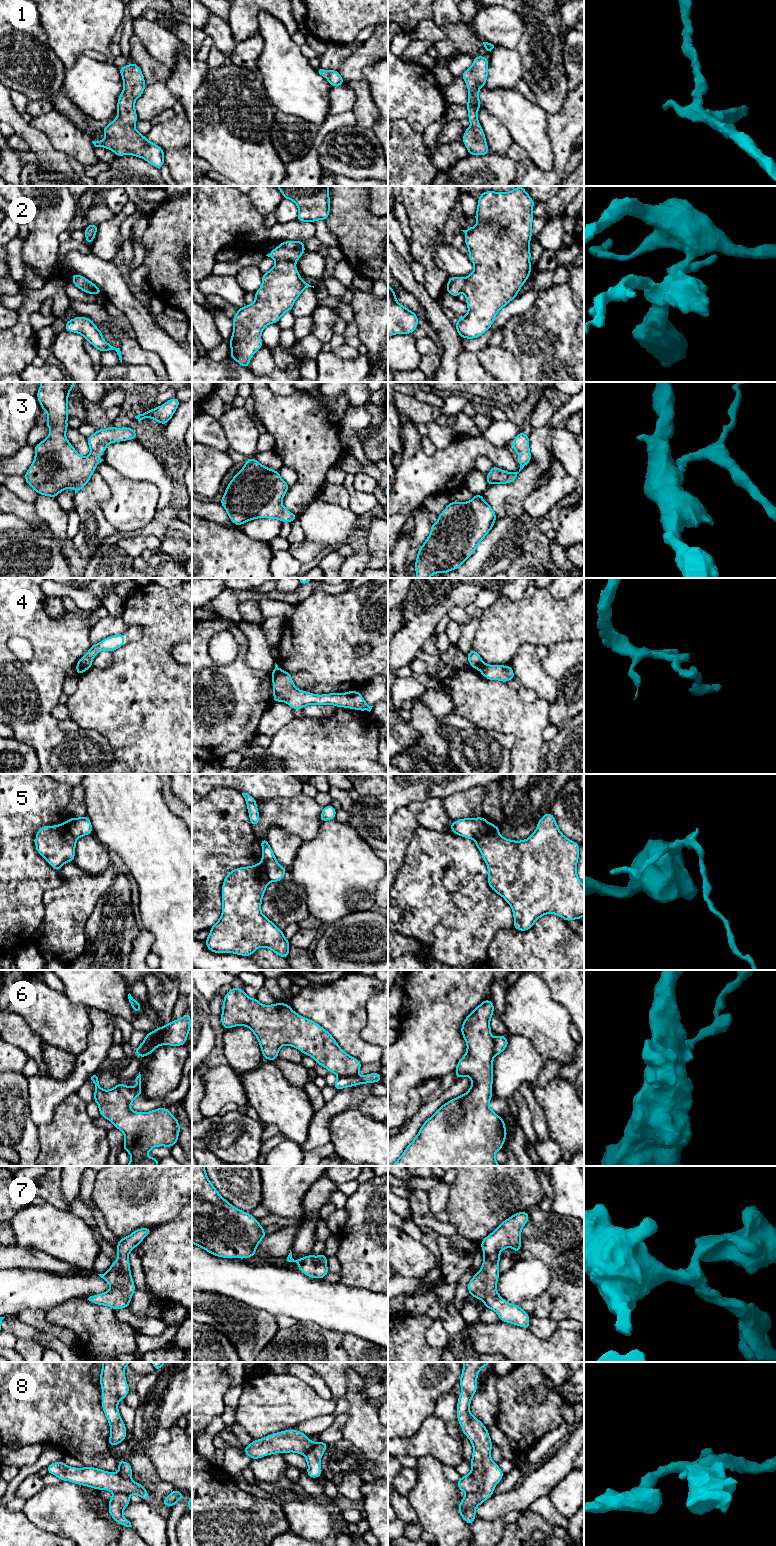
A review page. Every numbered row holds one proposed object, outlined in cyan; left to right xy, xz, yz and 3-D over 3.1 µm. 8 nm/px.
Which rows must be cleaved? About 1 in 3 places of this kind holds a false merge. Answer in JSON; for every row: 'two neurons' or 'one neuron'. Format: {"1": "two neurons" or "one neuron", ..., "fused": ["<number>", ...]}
{"1": "one neuron", "2": "two neurons", "3": "one neuron", "4": "two neurons", "5": "two neurons", "6": "two neurons", "7": "one neuron", "8": "two neurons", "fused": ["2", "4", "5", "6", "8"]}

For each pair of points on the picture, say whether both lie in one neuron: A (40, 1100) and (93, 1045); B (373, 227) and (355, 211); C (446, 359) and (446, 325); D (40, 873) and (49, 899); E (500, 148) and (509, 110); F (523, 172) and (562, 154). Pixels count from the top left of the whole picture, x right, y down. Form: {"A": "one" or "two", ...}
{"A": "one", "B": "one", "C": "one", "D": "two", "E": "two", "F": "one"}

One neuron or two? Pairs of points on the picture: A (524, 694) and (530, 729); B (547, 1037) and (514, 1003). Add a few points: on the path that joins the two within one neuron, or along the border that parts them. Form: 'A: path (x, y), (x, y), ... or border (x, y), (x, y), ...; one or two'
A: border (516, 691), (526, 702), (534, 702), (538, 698); two
B: path (540, 1029), (522, 1011); one

